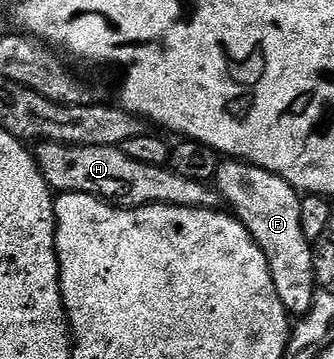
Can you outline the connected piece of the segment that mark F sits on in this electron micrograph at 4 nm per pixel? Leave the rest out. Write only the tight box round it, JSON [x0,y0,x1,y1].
[214,159,318,318]

